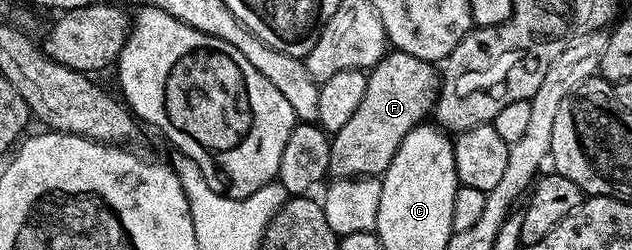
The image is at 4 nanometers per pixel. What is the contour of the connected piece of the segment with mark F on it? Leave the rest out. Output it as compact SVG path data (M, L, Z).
M392 49L366 75L365 94L345 126L333 134L329 152L332 179L382 176L389 168L401 140L432 113L439 100L441 74L432 63Z

